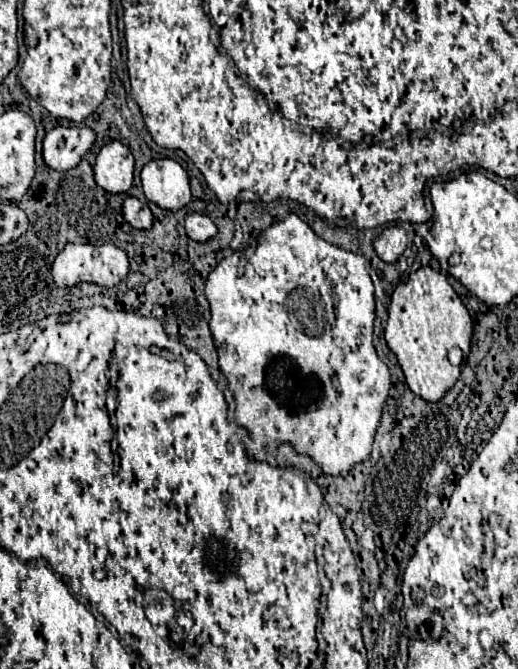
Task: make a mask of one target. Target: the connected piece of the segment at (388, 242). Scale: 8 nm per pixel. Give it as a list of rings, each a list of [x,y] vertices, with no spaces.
[[[400,226],[386,228],[376,240],[374,250],[384,262],[396,262],[406,250],[406,230]]]

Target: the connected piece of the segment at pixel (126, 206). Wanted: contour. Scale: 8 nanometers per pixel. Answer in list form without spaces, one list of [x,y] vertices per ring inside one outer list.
[[[126,196],[124,204],[122,204],[122,216],[132,228],[140,228],[140,230],[148,230],[154,222],[154,216],[152,216],[148,204],[140,202],[134,196]]]

